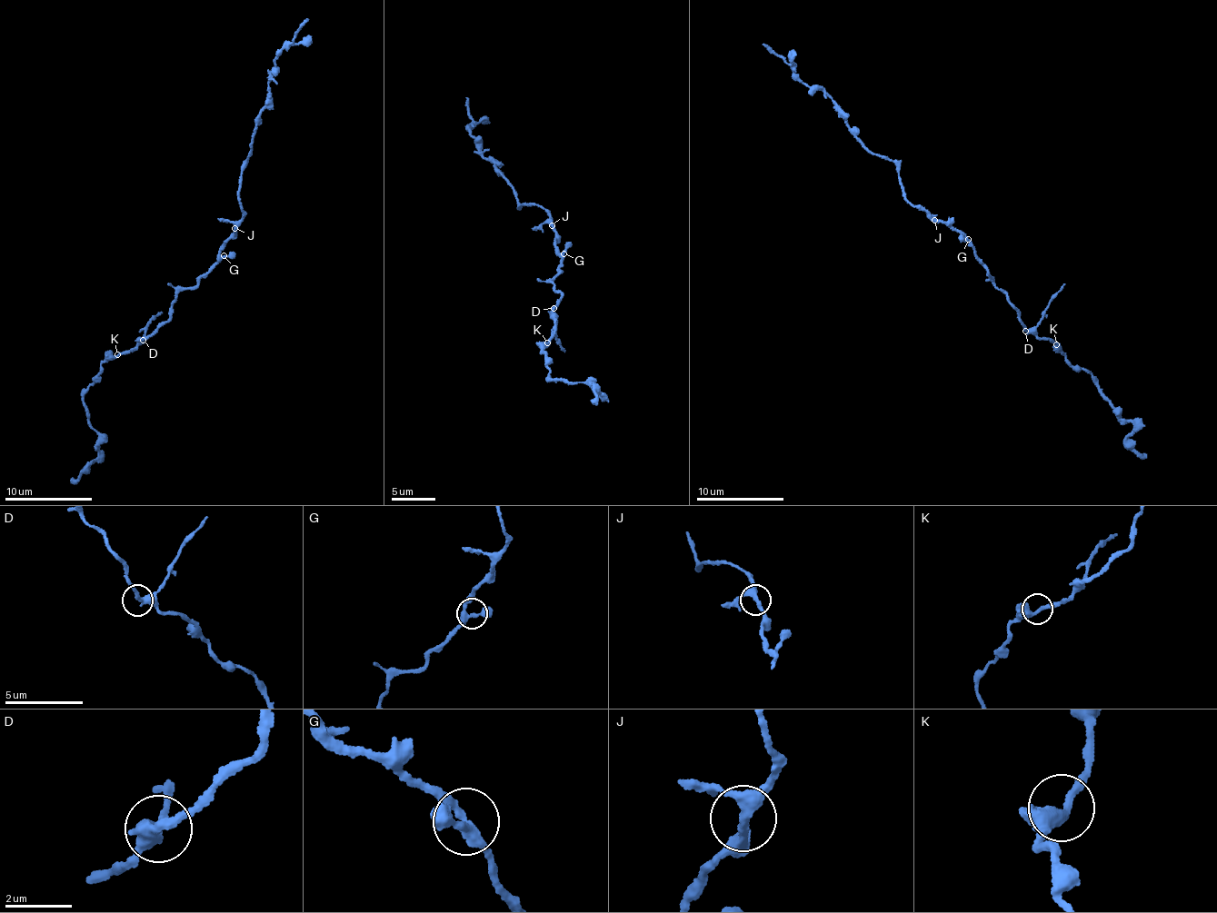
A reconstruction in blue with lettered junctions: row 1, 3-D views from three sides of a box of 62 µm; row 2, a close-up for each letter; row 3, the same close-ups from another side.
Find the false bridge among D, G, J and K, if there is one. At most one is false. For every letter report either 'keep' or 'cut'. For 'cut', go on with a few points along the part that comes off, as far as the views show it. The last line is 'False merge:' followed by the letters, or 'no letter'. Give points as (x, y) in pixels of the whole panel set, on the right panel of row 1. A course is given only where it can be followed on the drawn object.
D: keep
G: keep
J: keep
K: keep
False merge: no letter

